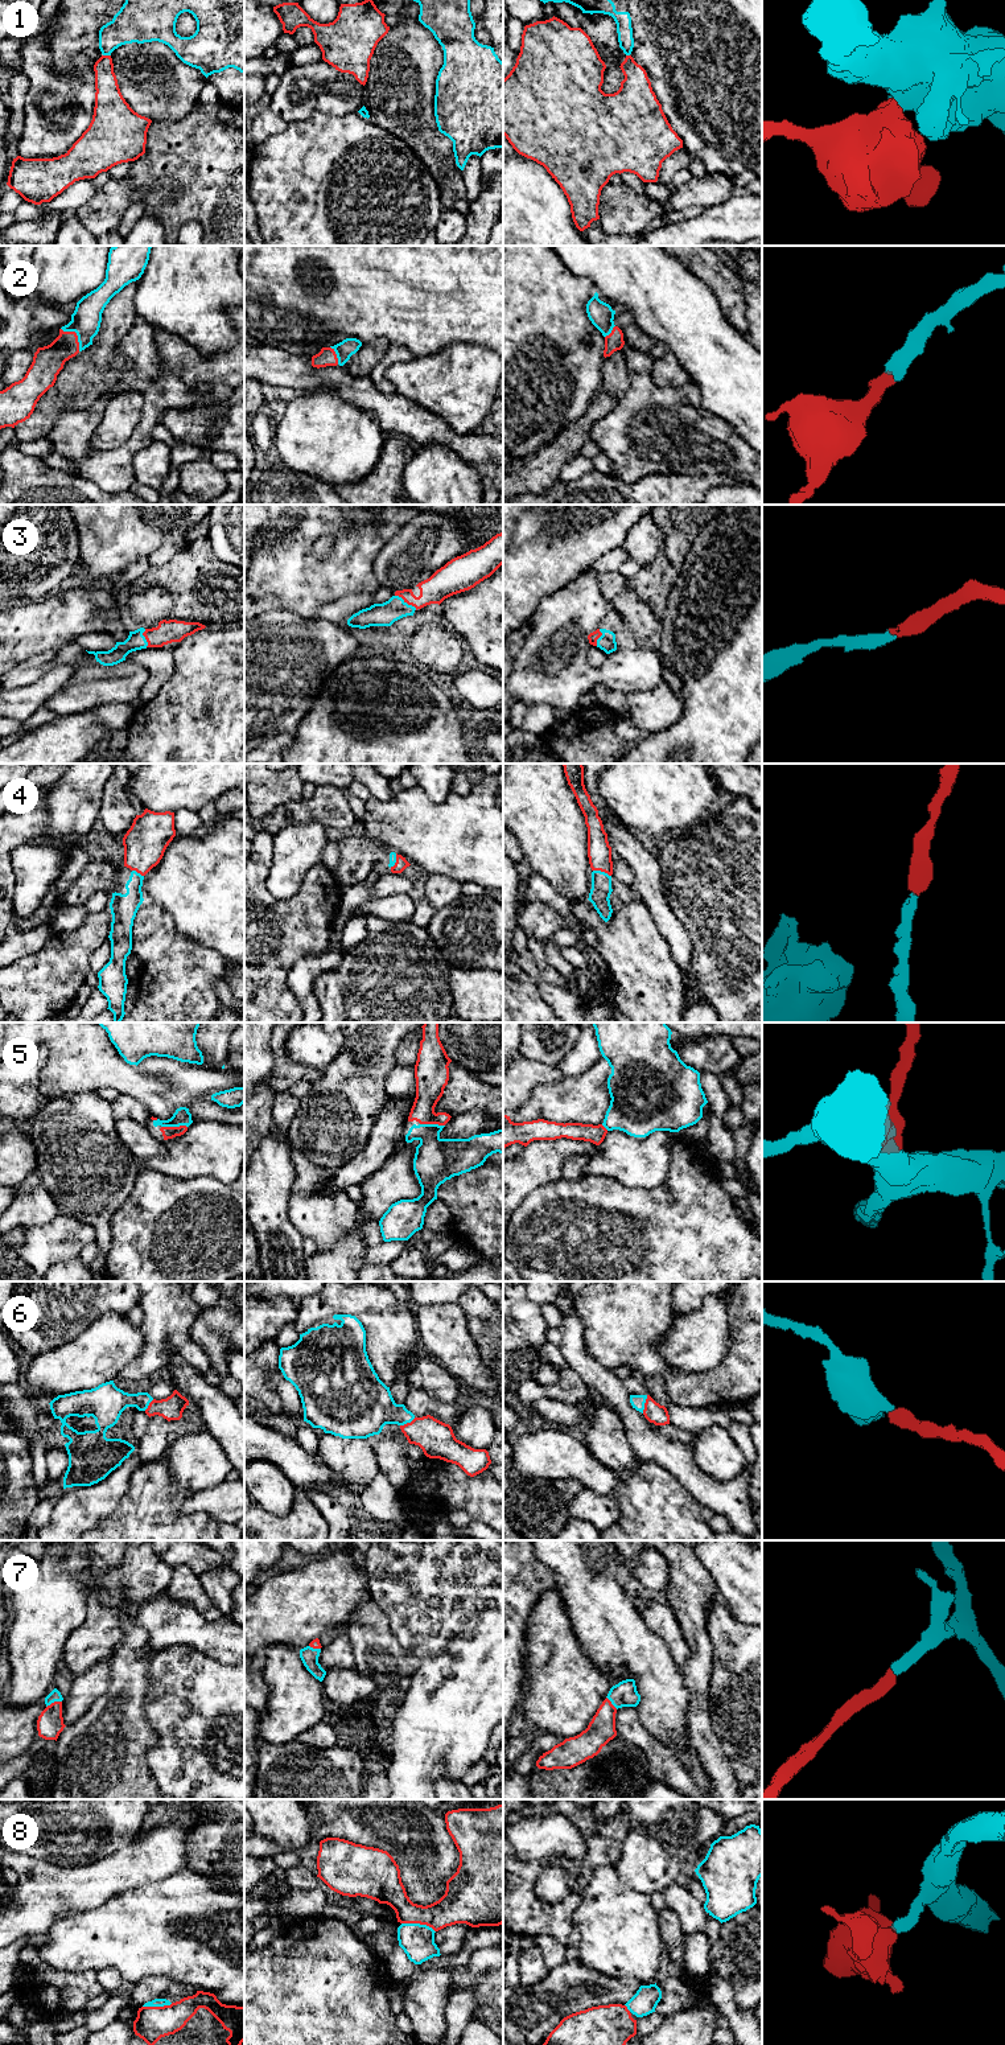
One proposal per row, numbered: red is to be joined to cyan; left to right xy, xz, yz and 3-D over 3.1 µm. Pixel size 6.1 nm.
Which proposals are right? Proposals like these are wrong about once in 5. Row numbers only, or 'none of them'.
2, 3, 4, 5, 6, 7, 8

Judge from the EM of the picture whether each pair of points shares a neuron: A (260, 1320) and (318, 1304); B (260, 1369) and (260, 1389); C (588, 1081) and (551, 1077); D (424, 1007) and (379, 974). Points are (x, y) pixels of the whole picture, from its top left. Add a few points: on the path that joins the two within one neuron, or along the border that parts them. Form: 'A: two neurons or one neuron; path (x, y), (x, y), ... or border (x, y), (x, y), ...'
A: two neurons; border (297, 1303), (297, 1317), (293, 1321)
B: one neuron; path (260, 1374), (260, 1383)
C: two neurons; border (564, 1078), (556, 1082), (542, 1082), (534, 1090)
D: one neuron; path (414, 999), (403, 998), (390, 984)

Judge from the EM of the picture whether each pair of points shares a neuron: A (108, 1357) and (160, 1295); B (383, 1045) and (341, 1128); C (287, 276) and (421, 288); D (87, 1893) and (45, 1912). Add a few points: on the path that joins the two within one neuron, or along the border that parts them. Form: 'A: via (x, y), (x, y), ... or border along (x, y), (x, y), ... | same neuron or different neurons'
A: border along (140, 1327), (143, 1346), (134, 1357) | different neurons
B: via (366, 1066), (345, 1097), (344, 1107) | same neuron
C: via (320, 272), (388, 272) | same neuron
D: via (77, 1893), (73, 1893), (65, 1901), (56, 1901) | same neuron

